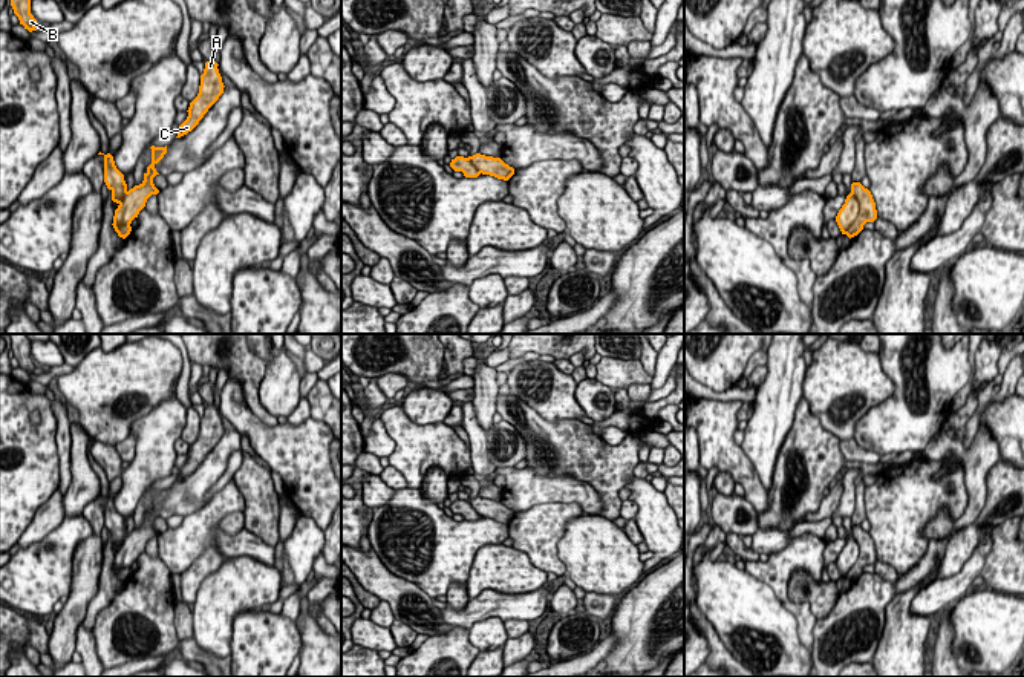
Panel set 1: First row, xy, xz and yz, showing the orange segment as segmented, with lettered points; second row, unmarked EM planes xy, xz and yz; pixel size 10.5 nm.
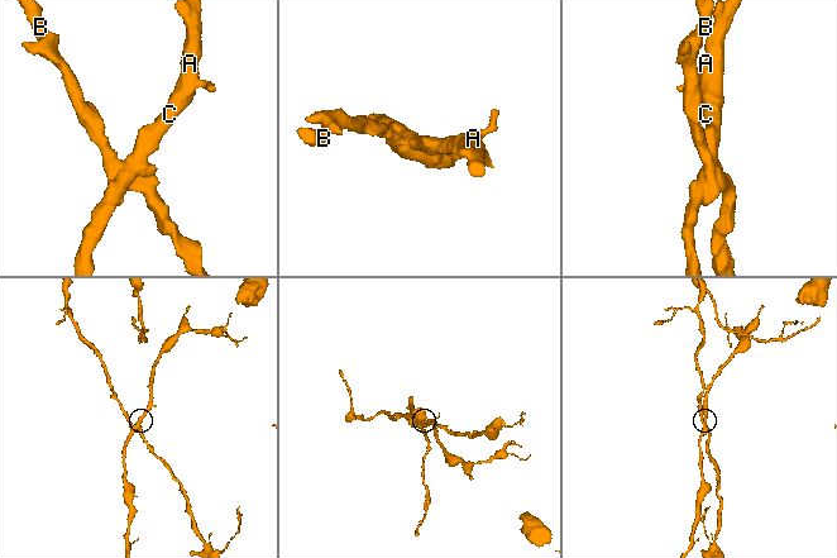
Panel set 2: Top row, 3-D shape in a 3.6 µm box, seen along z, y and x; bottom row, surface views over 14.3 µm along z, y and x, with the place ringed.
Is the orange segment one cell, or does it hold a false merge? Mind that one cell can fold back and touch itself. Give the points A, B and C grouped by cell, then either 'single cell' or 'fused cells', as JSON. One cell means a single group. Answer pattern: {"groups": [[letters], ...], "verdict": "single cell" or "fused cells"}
{"groups": [["A", "C"], ["B"]], "verdict": "fused cells"}

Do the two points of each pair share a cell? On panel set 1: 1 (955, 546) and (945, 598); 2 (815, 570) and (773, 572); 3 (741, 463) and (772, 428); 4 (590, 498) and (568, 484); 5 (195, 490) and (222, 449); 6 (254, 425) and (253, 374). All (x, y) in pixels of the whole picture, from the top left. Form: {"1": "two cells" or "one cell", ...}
{"1": "two cells", "2": "one cell", "3": "two cells", "4": "one cell", "5": "one cell", "6": "two cells"}

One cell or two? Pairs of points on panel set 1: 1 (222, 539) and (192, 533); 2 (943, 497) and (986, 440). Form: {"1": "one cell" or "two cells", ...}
{"1": "one cell", "2": "two cells"}

